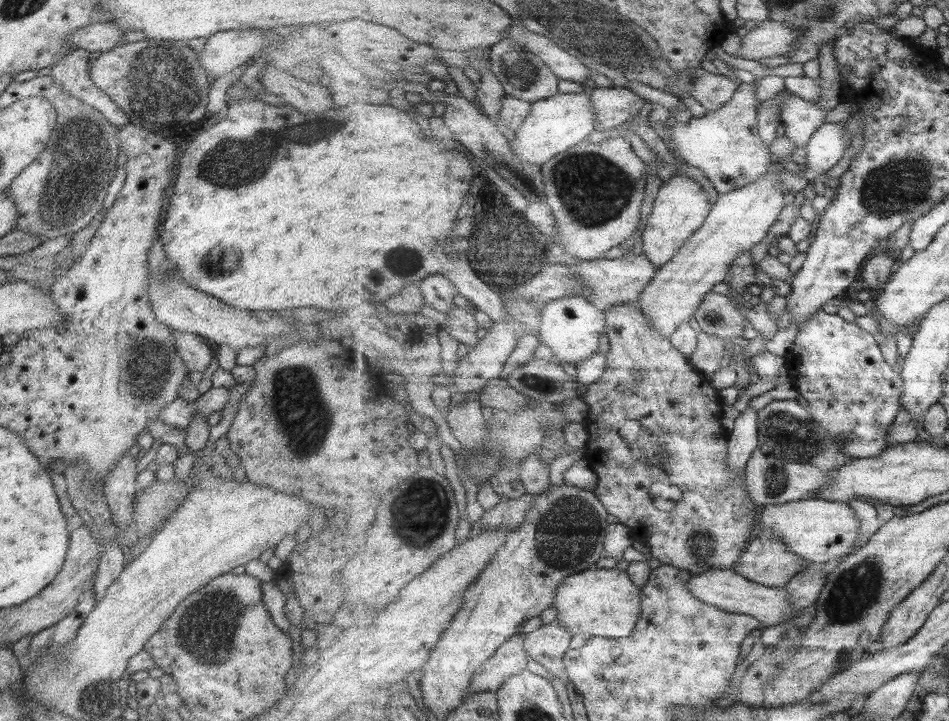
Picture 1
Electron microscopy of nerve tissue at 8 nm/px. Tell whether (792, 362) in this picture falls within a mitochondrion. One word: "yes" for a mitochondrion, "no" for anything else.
no

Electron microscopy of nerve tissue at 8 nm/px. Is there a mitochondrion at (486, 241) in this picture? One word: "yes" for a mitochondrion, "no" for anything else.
yes

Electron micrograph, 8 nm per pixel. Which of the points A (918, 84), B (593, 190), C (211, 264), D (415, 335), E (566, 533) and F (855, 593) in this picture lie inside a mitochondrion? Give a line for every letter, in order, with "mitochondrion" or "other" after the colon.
A: other
B: mitochondrion
C: mitochondrion
D: other
E: mitochondrion
F: mitochondrion

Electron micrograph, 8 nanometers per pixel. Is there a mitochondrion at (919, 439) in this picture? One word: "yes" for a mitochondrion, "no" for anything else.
no

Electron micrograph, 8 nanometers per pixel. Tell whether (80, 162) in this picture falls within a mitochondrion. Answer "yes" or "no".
yes

